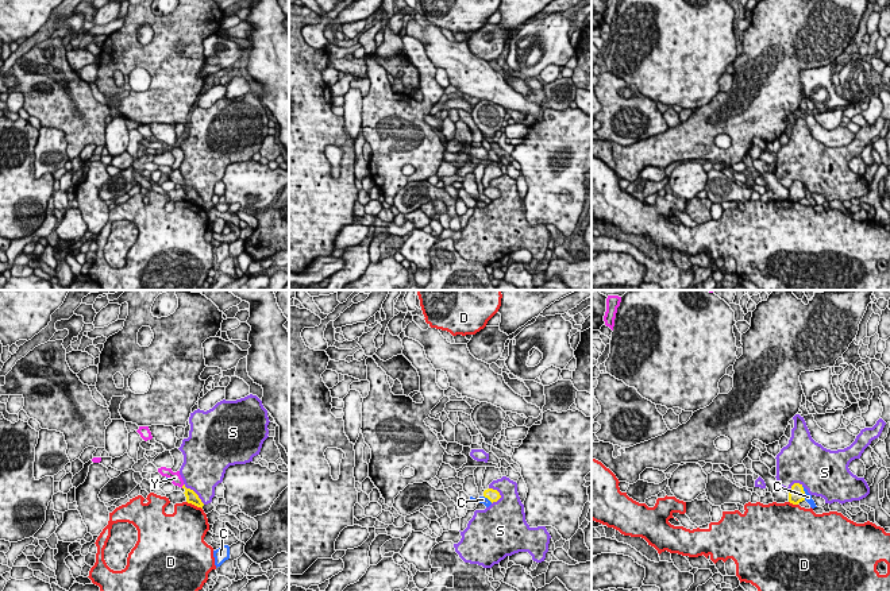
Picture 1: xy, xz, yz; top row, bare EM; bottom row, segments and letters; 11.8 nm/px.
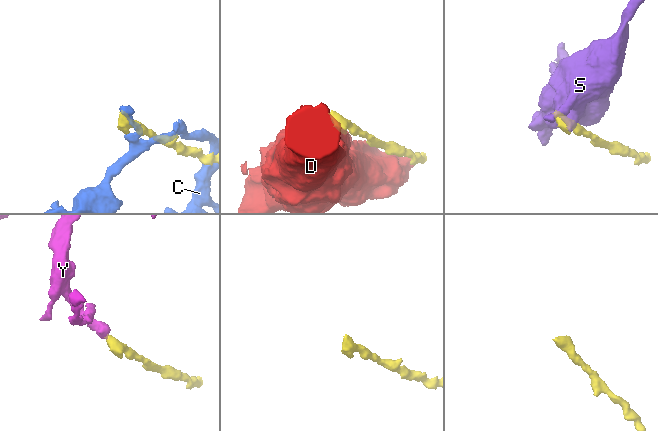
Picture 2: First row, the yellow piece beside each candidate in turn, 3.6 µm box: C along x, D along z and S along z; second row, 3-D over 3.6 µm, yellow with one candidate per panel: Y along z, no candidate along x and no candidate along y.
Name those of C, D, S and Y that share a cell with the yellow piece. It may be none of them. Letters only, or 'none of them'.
Y

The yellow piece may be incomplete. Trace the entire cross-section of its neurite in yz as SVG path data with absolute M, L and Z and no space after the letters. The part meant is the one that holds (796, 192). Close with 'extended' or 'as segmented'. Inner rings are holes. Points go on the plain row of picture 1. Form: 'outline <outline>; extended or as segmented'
outline M794 181L789 188L789 200L793 202L798 202L802 198L805 198L804 185L800 181Z; as segmented

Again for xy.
outline M161 165L161 166L158 166L158 170L162 174L166 174L174 184L178 184L185 188L184 192L186 194L188 201L192 201L192 202L203 206L204 201L201 200L201 197L193 188L185 185L184 178L180 173L180 169L173 170L172 166Z; extended

